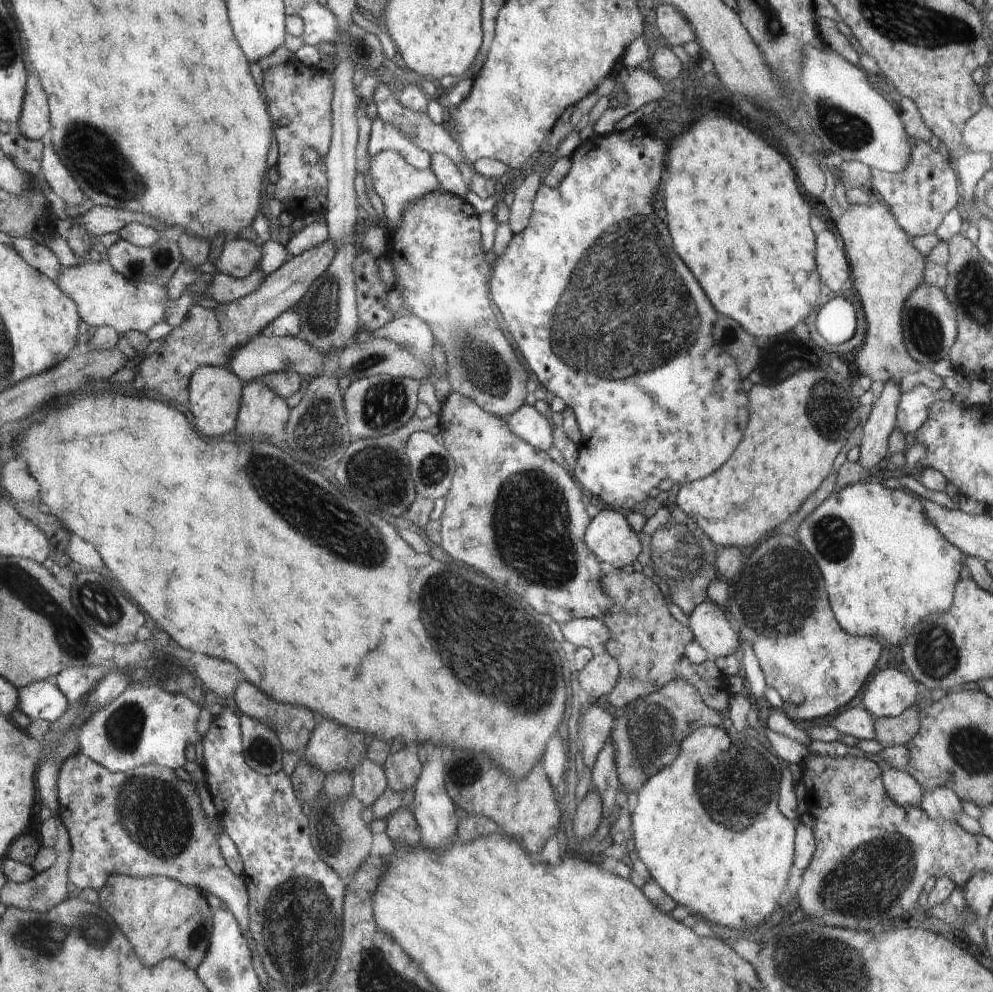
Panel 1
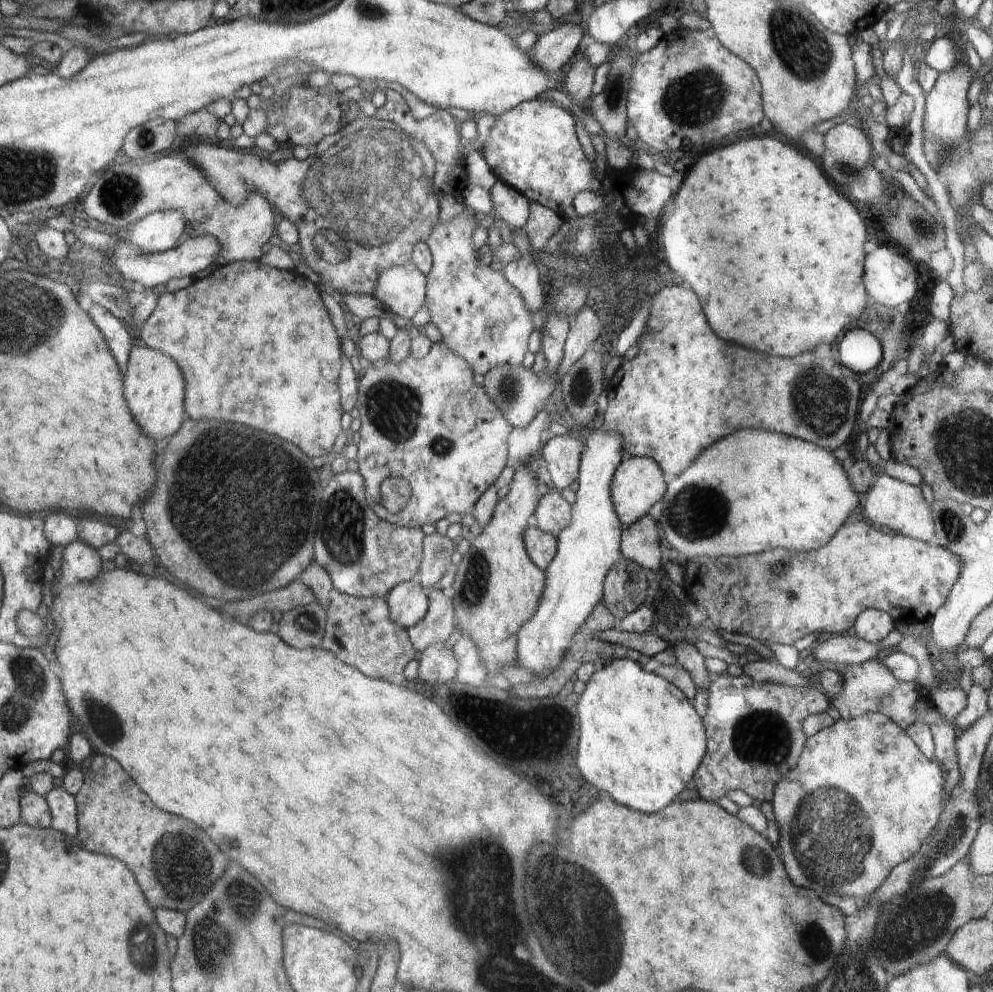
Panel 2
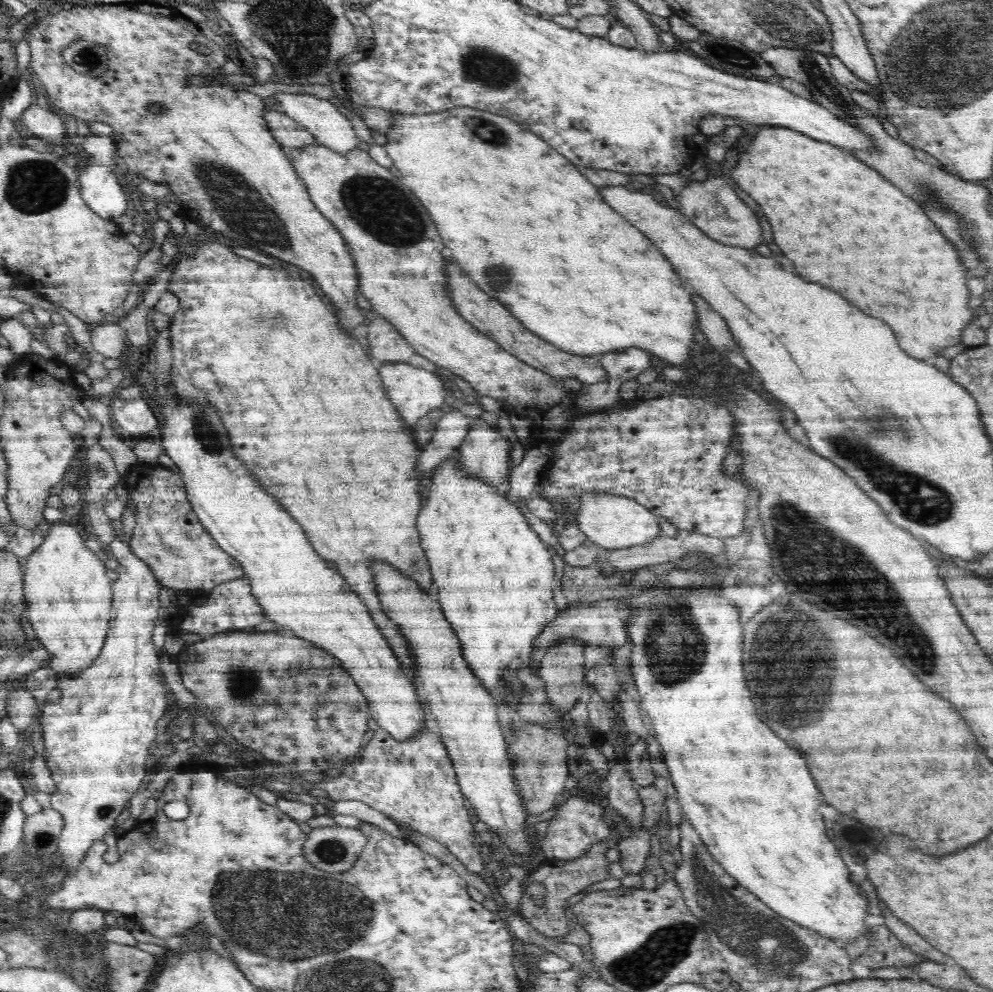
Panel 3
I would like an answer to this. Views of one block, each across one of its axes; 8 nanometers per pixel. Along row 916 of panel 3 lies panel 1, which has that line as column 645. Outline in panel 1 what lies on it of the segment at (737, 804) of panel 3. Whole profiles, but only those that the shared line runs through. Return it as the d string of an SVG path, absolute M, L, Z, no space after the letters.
M700 727L693 730L693 733L686 738L682 745L681 754L672 765L665 766L660 773L656 773L645 782L643 788L637 792L638 804L631 816L633 824L633 837L636 852L640 856L642 864L645 864L658 886L672 898L676 904L686 906L691 911L690 914L700 914L702 918L728 926L728 928L754 928L762 920L766 920L776 908L778 908L778 898L786 888L792 860L794 854L794 824L789 818L780 814L778 808L778 782L780 782L780 760L768 752L760 741L756 742L749 732L740 735L729 732L723 727Z

